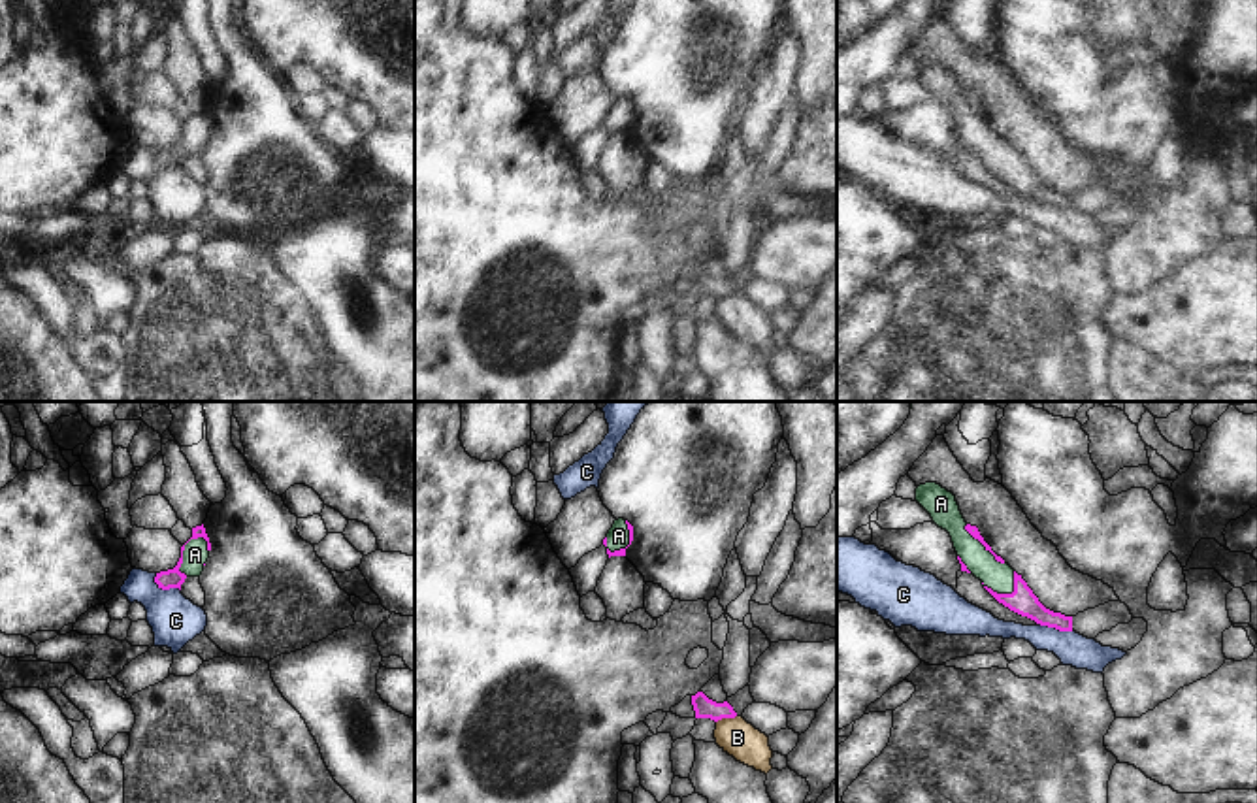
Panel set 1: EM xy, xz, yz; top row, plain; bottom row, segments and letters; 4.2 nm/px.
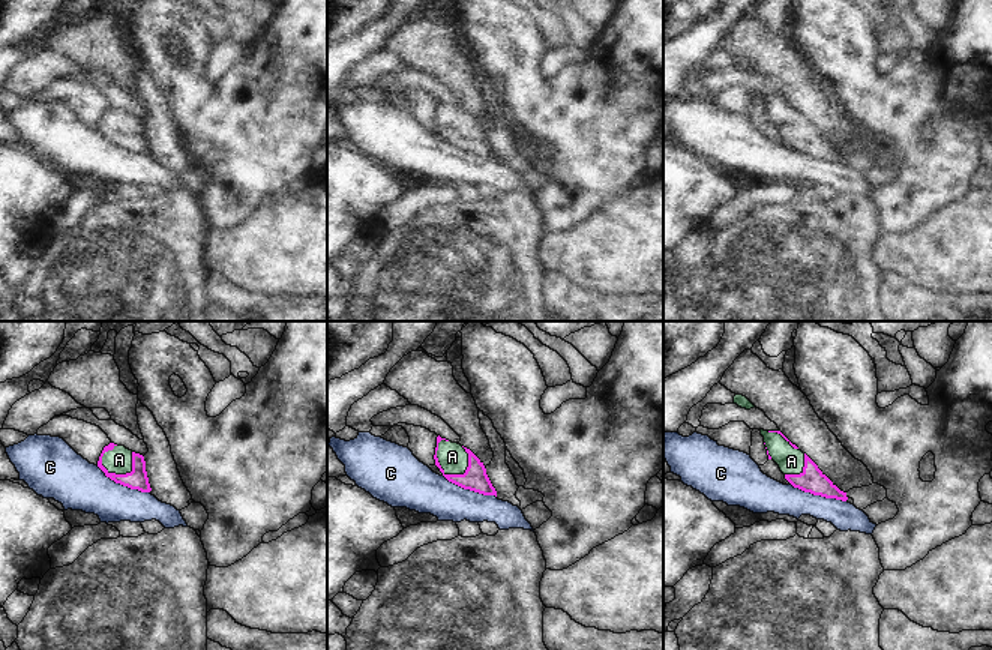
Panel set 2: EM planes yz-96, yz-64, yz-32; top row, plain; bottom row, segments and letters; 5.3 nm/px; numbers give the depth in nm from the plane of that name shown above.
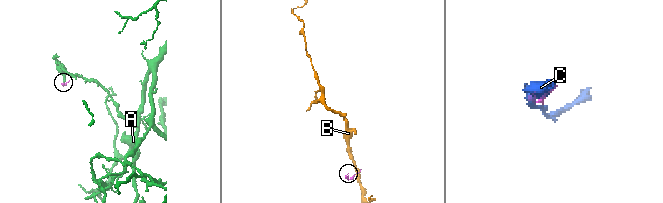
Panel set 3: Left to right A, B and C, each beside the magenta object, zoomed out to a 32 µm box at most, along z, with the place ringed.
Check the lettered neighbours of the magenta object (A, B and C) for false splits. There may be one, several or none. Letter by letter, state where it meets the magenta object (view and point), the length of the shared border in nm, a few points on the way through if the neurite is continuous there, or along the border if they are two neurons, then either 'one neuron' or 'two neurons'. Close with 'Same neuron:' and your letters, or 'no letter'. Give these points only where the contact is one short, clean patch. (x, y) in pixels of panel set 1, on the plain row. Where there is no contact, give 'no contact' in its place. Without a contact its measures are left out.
A: meets magenta in xy at (181, 131); contact 190 nm long; runs through xy (168, 157), (181, 144), (181, 131), (195, 132); one neuron
B: meets magenta in xz at (726, 294); contact 90 nm long; border along xz (735, 293), (722, 294), (717, 300); two neurons
C: meets magenta in xy at (164, 166); contact 130 nm long; two neurons
Same neuron: A

